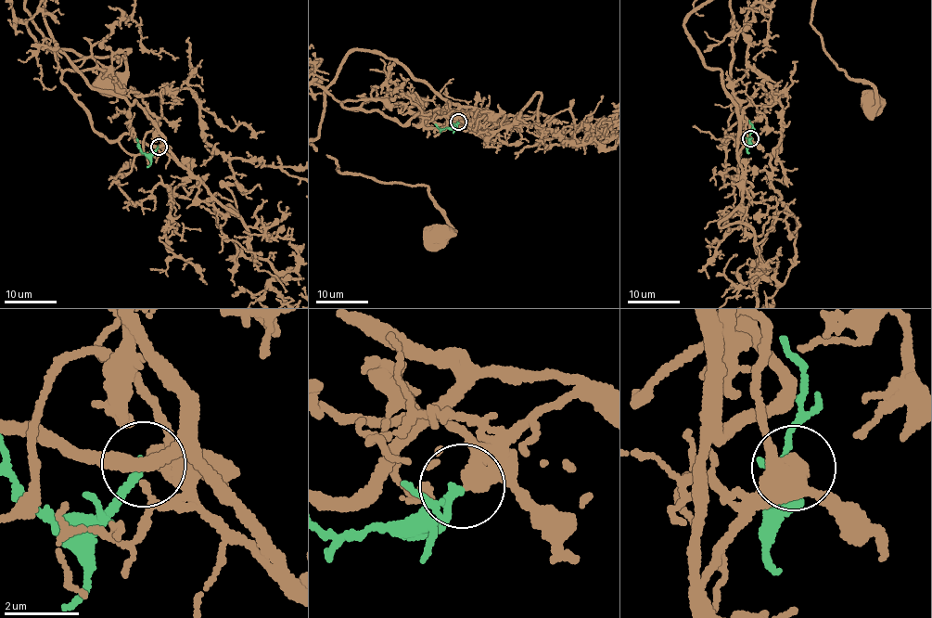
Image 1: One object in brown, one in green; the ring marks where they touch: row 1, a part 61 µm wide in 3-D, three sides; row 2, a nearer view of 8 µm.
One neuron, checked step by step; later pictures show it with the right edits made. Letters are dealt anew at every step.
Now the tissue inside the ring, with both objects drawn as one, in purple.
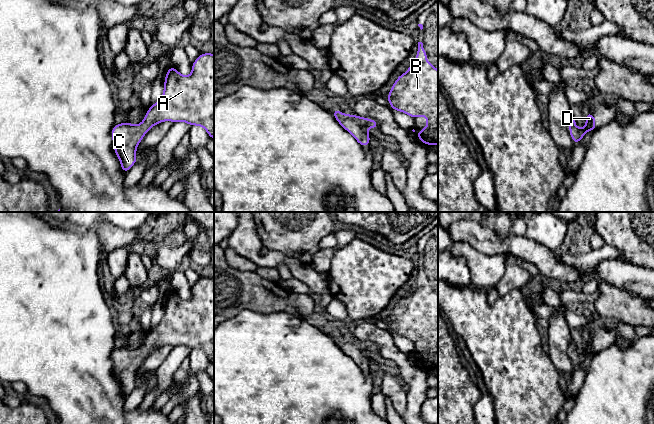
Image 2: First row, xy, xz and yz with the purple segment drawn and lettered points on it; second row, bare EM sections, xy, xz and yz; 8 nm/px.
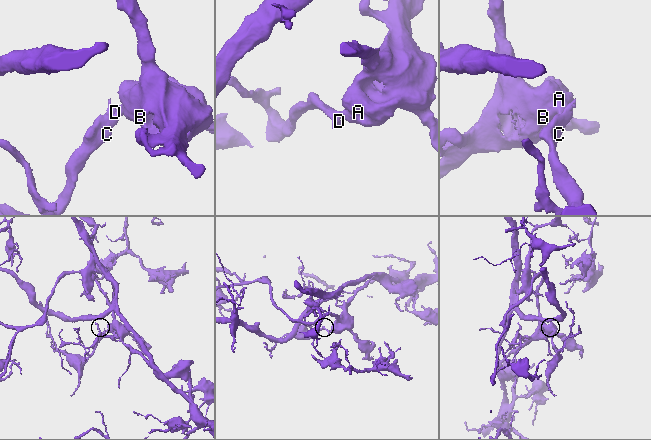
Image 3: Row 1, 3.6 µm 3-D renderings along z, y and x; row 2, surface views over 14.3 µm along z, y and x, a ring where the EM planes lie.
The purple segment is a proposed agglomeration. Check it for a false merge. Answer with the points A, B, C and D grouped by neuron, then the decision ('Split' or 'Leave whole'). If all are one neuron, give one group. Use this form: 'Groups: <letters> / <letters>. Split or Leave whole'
Groups: A B C D. Leave whole

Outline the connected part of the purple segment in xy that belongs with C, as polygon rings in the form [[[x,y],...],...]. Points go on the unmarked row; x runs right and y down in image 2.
[[[201,277],[192,287],[190,300],[183,300],[170,290],[164,316],[157,327],[150,329],[142,347],[124,346],[113,350],[113,372],[123,397],[136,387],[136,372],[147,355],[164,345],[202,350],[214,363],[214,278]]]

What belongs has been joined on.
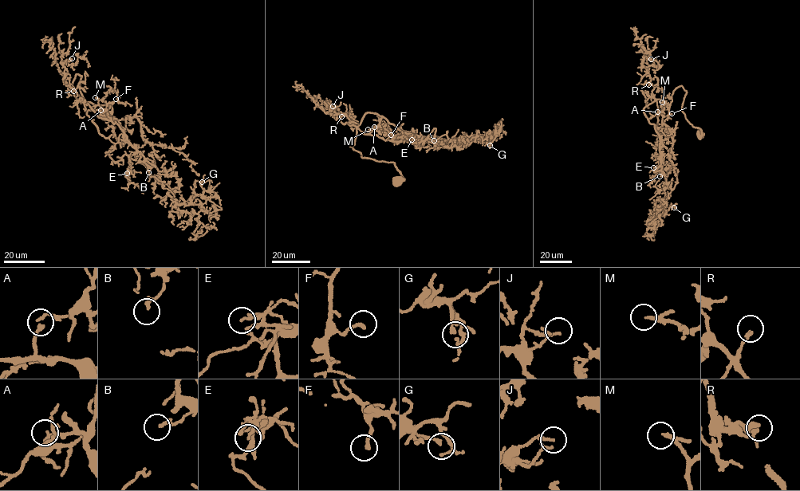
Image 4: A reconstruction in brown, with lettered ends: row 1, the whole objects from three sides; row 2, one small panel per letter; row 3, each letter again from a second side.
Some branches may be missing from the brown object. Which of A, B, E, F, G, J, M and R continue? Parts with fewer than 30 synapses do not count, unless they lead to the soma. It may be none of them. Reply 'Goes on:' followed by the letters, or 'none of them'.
Goes on: A, M

